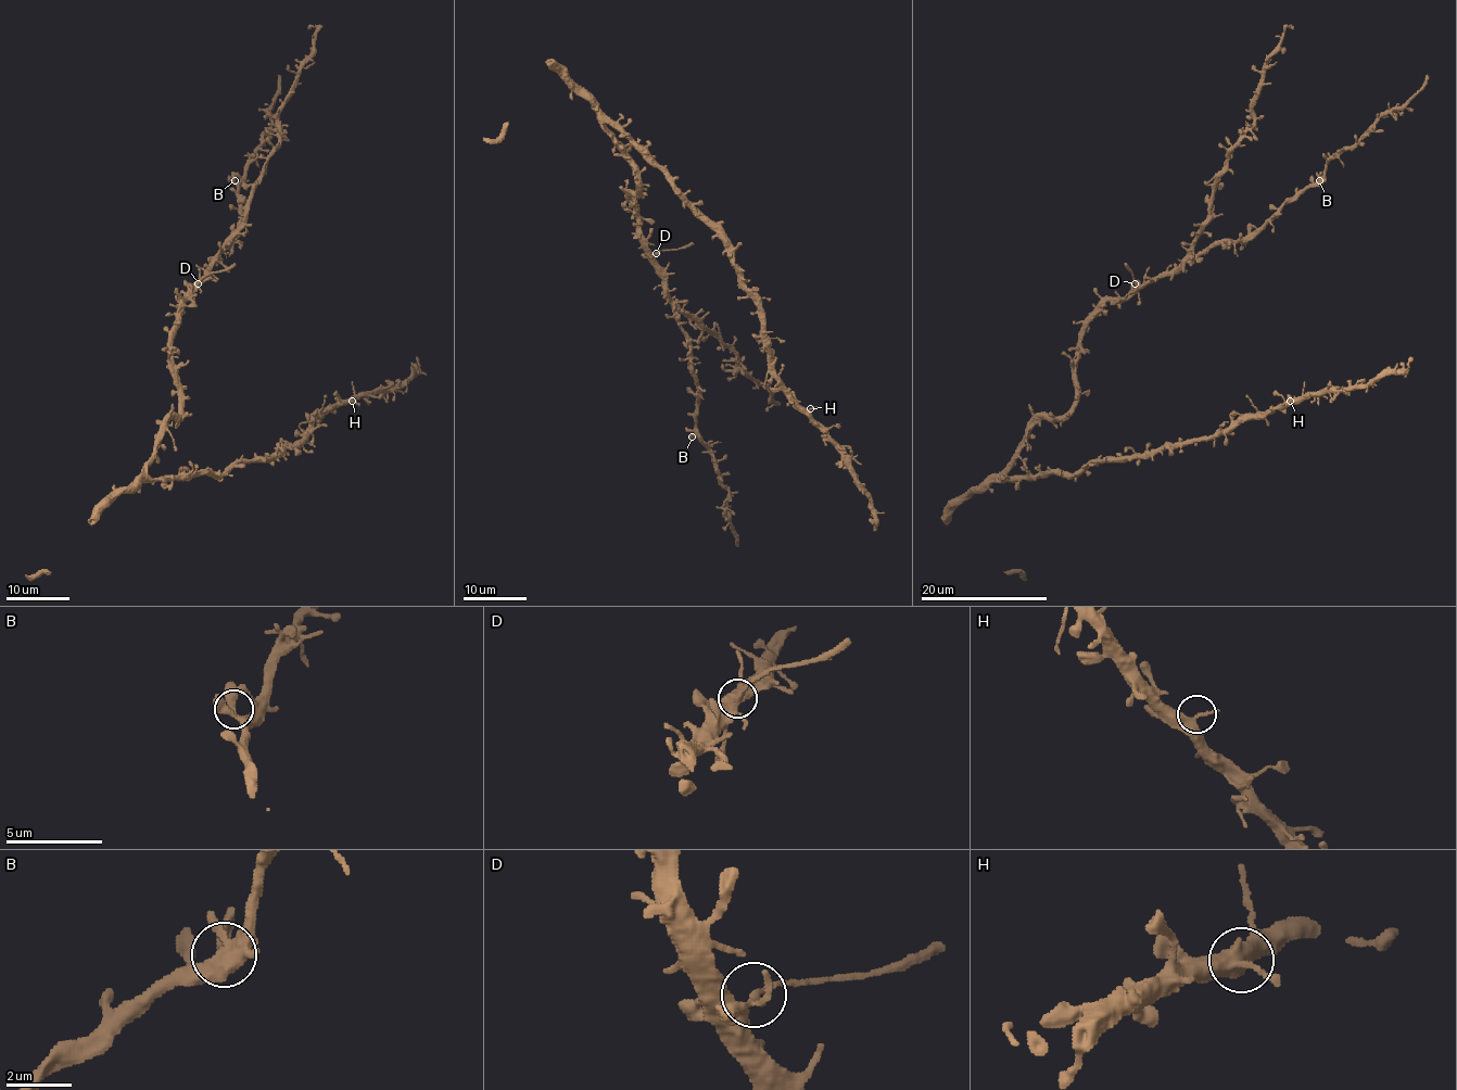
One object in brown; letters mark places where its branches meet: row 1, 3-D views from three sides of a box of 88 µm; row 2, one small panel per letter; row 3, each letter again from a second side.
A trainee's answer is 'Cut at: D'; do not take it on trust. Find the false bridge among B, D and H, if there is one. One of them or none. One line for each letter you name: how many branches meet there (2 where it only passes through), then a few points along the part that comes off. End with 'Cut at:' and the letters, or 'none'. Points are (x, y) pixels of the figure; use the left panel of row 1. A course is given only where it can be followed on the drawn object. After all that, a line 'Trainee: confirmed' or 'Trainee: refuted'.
D: 3 | (198, 282), (207, 275), (236, 265)
Cut at: D
Trainee: confirmed

